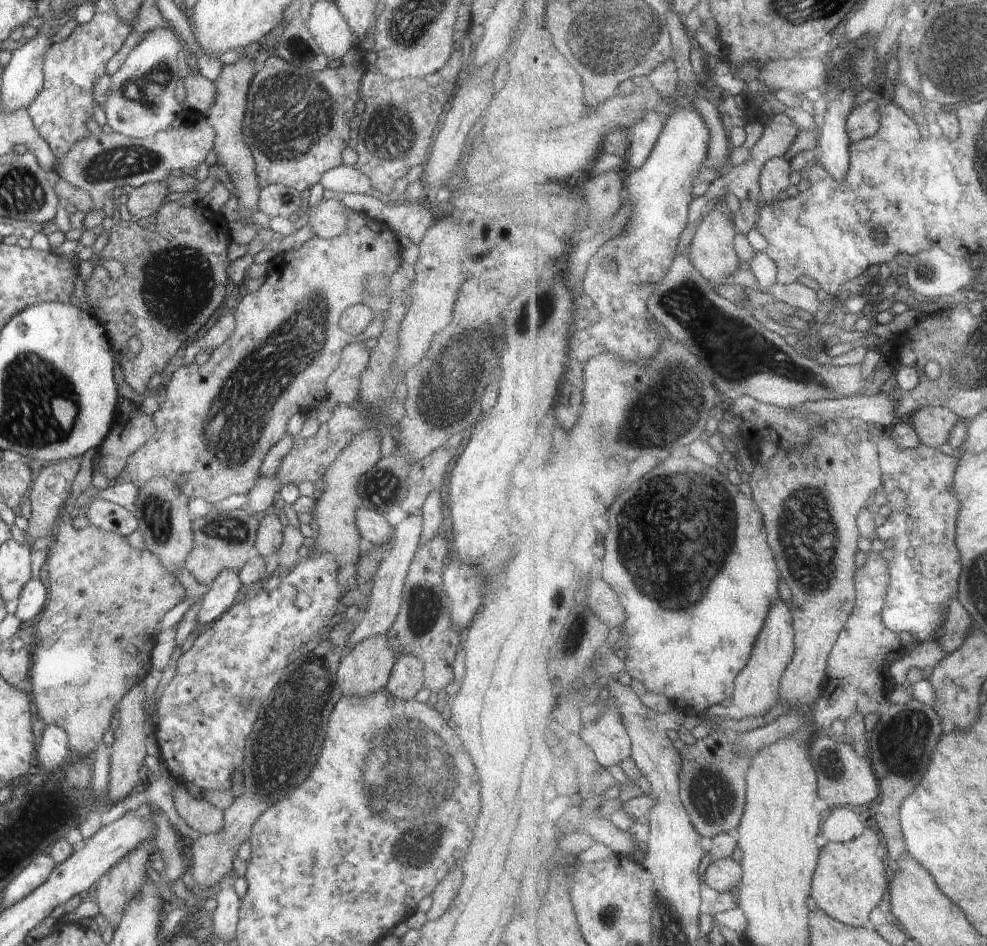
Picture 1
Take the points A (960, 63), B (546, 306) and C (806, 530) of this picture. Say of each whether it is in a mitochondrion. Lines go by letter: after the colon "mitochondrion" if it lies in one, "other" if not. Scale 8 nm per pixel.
A: mitochondrion
B: mitochondrion
C: mitochondrion

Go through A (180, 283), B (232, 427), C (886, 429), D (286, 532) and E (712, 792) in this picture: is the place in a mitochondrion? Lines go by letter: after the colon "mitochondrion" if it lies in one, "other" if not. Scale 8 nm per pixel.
A: mitochondrion
B: mitochondrion
C: other
D: other
E: mitochondrion

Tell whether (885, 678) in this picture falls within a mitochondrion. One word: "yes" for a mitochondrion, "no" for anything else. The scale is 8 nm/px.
no

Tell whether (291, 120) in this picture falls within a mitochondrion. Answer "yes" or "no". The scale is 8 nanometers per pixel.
yes

